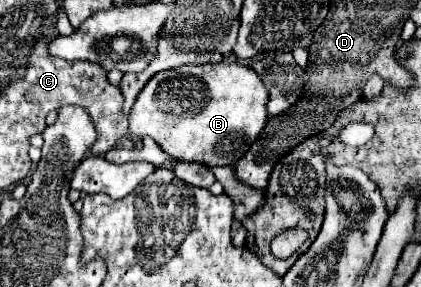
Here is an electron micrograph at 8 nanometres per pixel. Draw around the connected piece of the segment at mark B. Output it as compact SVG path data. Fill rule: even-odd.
M237 62L181 66L155 74L137 96L129 112L129 132L135 138L151 136L175 160L199 162L209 168L237 162L267 120L269 92L261 78Z

